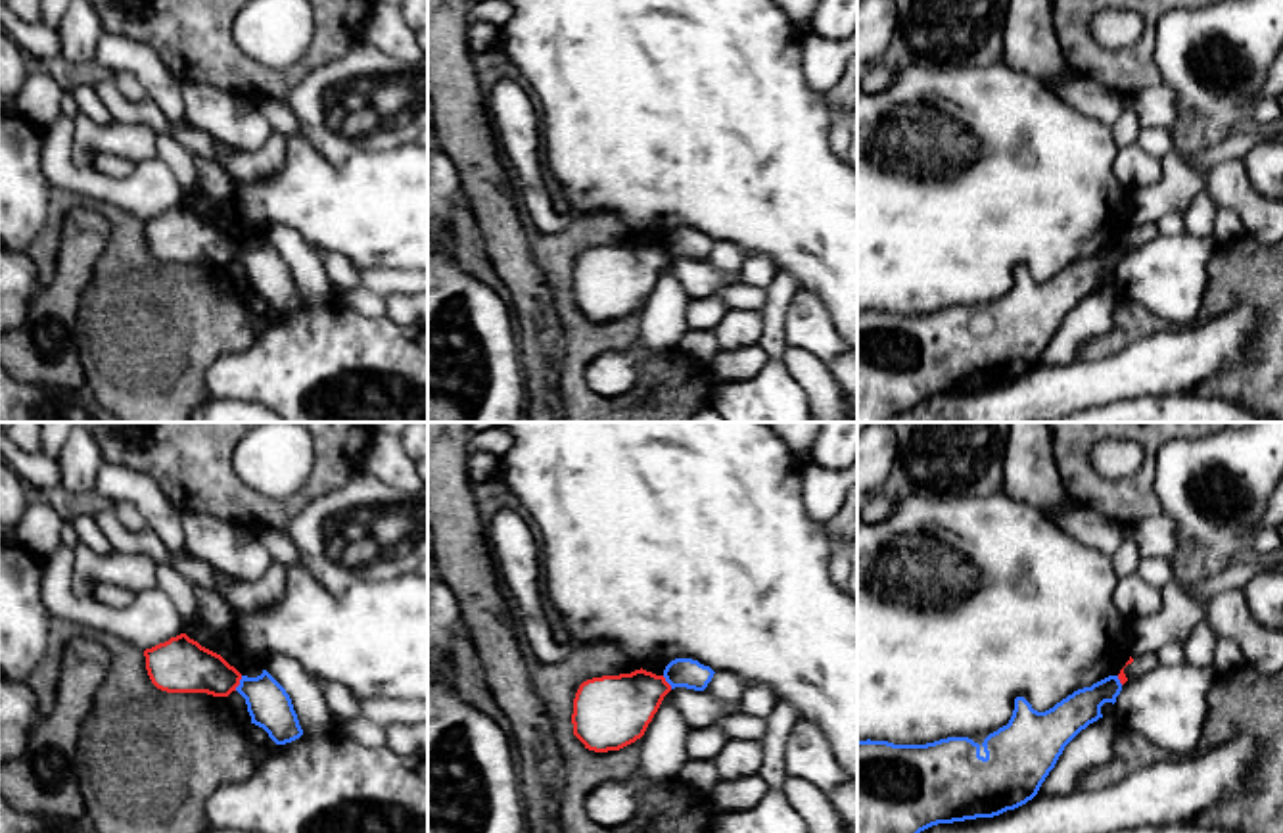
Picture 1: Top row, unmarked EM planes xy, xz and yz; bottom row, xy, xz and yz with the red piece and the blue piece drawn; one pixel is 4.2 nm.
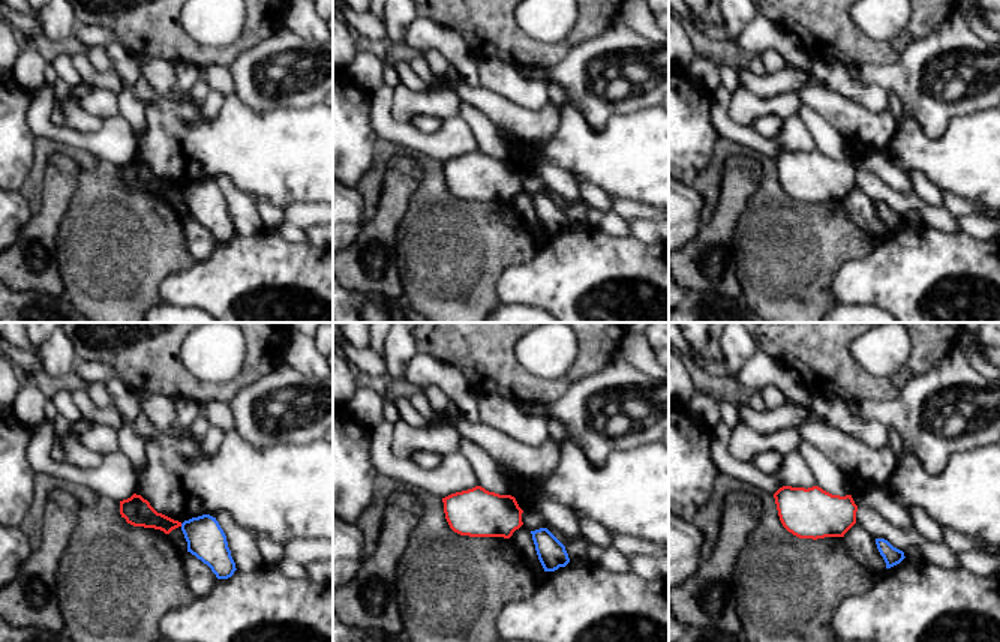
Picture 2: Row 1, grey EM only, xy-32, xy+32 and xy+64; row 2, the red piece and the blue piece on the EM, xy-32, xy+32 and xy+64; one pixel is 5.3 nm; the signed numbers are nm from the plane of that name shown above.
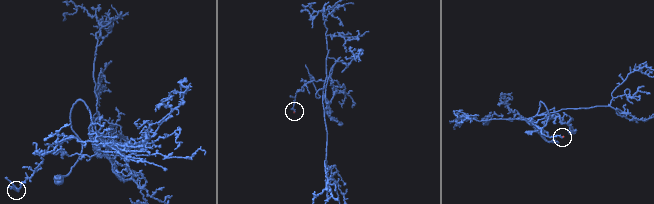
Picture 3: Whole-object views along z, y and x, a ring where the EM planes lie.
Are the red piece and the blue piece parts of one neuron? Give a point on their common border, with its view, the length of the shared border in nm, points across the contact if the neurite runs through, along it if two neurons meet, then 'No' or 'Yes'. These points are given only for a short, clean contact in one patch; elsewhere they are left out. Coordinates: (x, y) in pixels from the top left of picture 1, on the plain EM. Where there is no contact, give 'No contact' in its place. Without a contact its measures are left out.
Touches red at xy (238, 254). Shared border 70 nm. Boundary: xy (242, 246), (234, 260). No

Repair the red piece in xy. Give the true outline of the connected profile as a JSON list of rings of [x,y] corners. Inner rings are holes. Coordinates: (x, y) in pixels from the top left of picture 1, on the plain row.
[[[186,203],[144,221],[152,253],[167,263],[207,263],[228,267],[242,244],[221,225],[201,217]]]

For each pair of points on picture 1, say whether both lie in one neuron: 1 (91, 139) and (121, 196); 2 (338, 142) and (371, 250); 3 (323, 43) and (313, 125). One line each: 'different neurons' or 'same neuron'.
1: different neurons
2: different neurons
3: different neurons

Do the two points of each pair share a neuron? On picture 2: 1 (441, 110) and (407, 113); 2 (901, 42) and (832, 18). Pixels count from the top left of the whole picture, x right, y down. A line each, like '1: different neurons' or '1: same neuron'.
1: same neuron
2: same neuron

